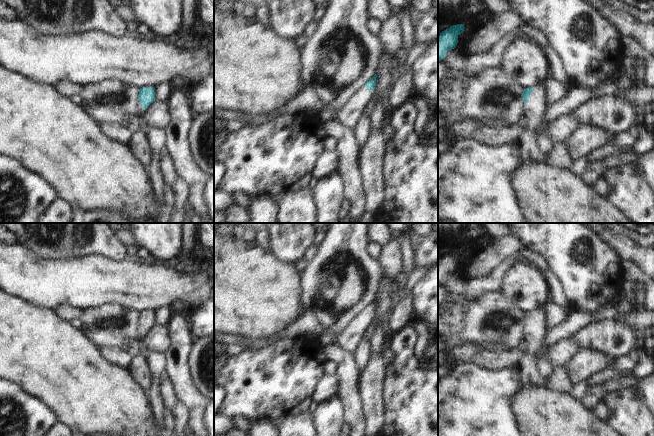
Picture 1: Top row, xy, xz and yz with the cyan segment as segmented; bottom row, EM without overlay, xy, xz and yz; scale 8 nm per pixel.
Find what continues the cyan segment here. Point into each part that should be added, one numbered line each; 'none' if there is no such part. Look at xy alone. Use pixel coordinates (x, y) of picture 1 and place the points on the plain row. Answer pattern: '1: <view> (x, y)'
1: xy (141, 335)

